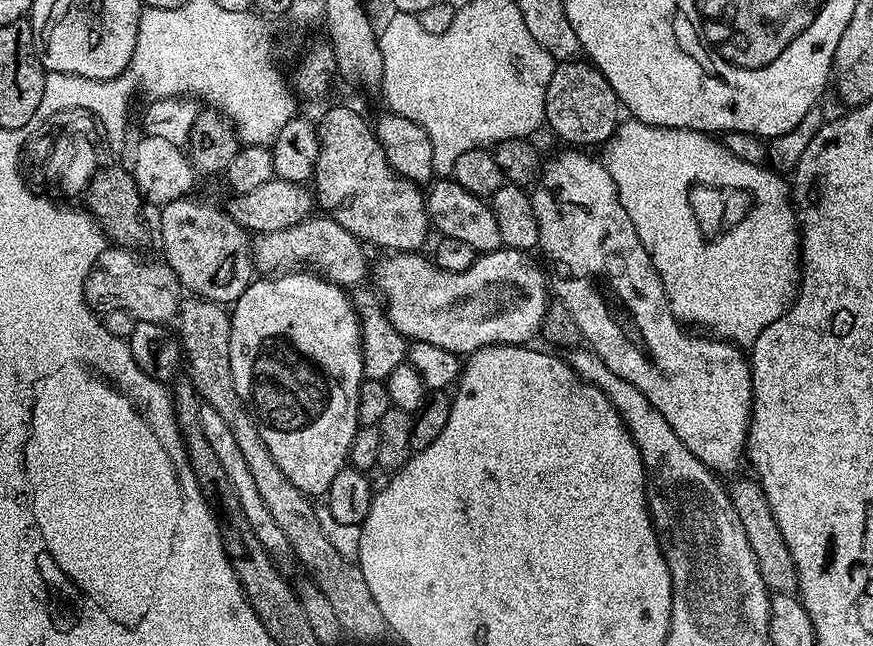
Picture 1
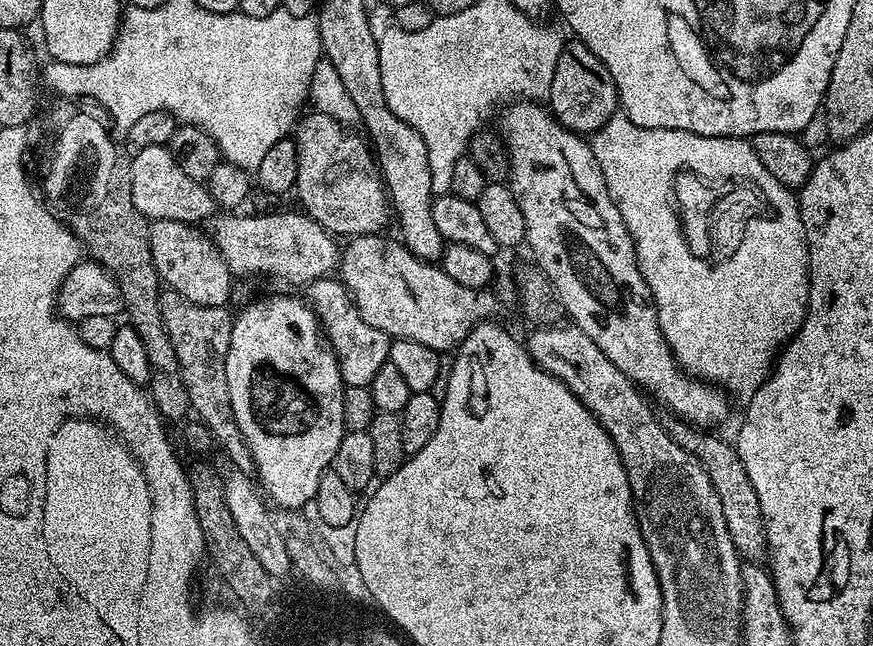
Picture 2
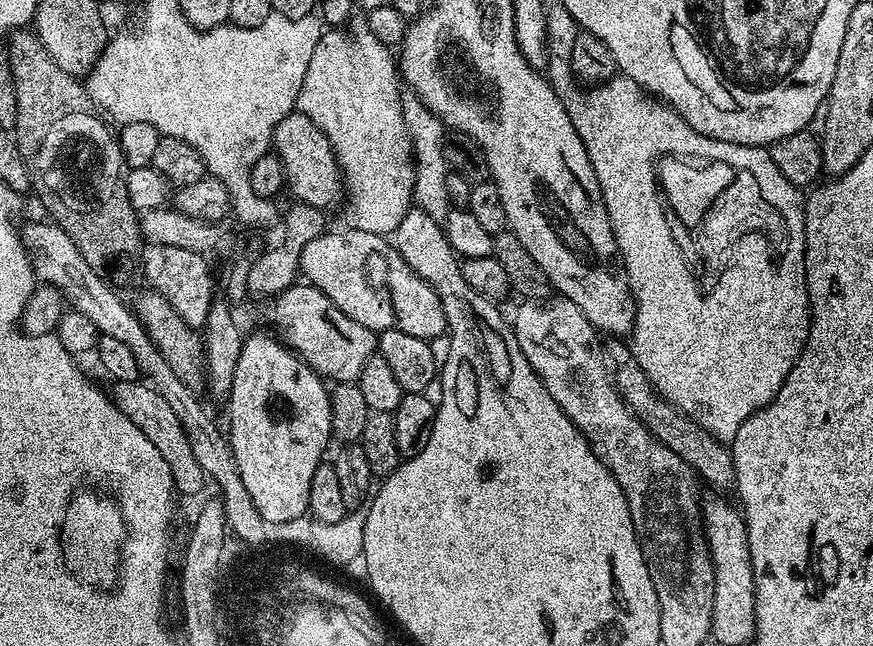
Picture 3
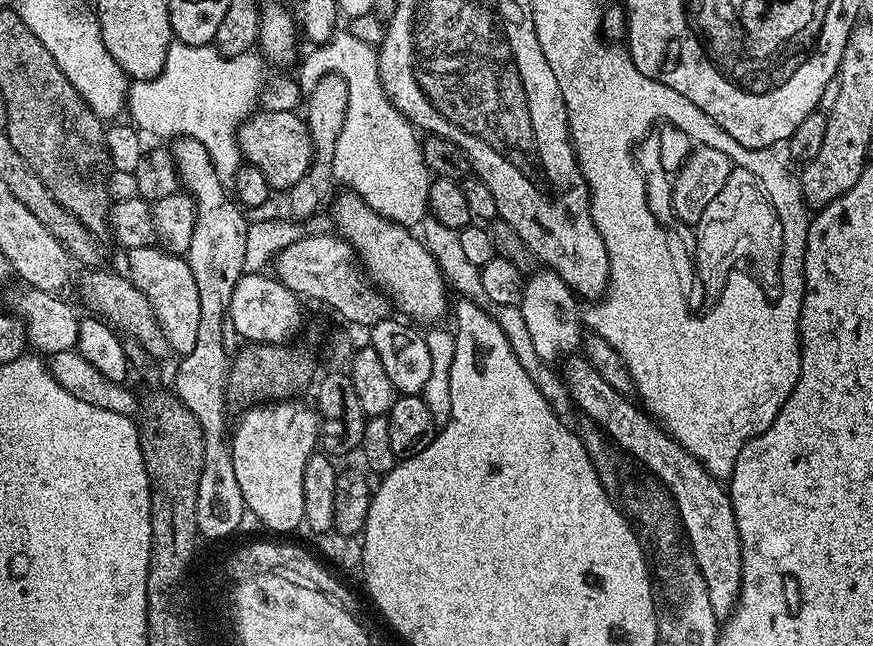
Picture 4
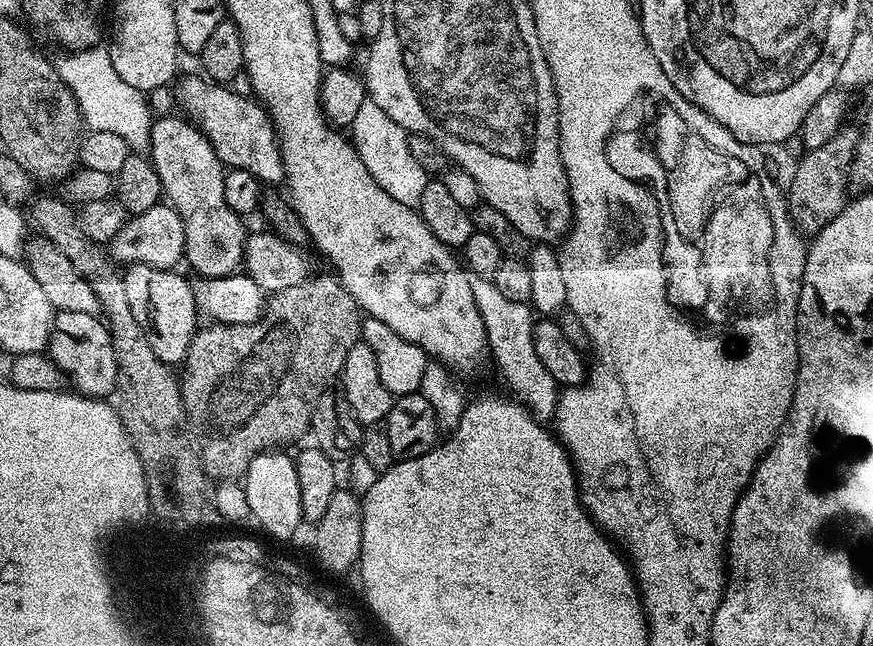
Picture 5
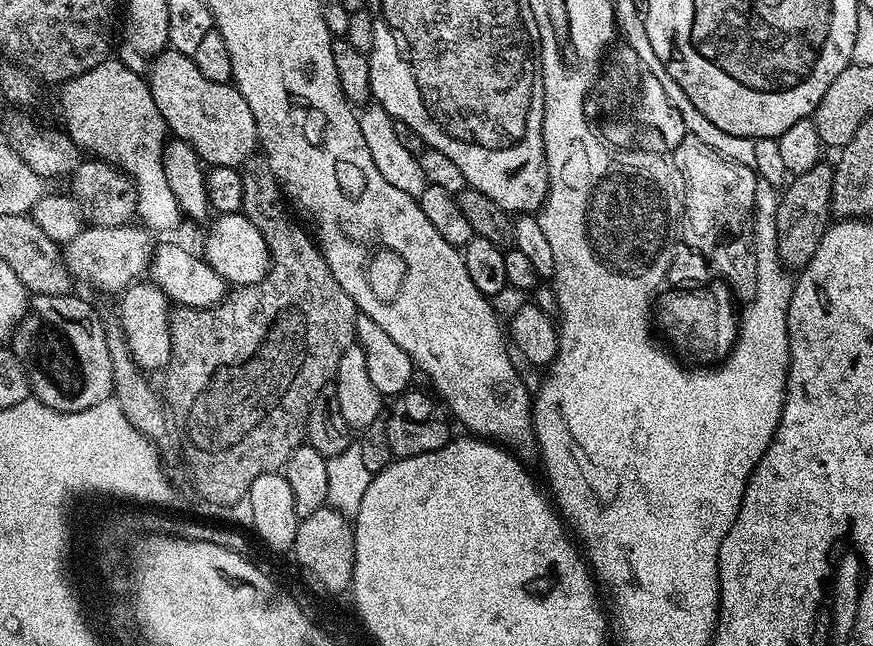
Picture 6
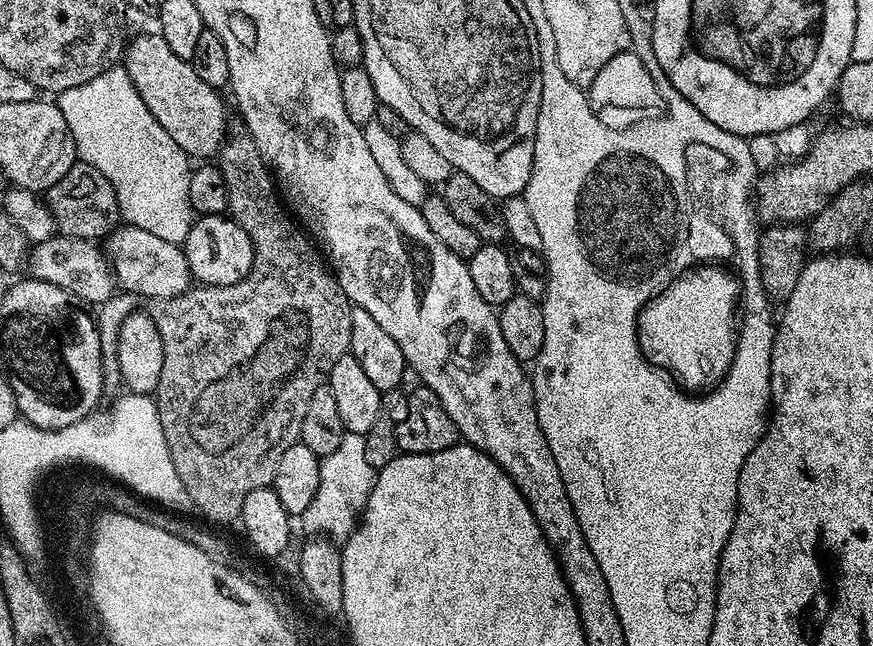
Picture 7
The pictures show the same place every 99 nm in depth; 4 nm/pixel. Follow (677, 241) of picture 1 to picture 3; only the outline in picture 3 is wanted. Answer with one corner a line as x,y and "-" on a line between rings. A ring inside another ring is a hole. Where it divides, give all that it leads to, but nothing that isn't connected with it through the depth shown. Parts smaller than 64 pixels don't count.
563,3
547,5
546,76
566,106
570,122
574,122
574,130
578,130
578,138
582,138
586,154
590,154
594,174
598,174
598,186
602,190
608,221
614,230
618,259
624,265
628,288
636,303
636,320
632,323
630,333
632,353
634,358
638,358
638,366
646,370
646,378
654,382
656,392
662,394
666,402
670,402
680,412
685,412
716,439
731,442
734,434
738,434
738,426
742,426
746,418
750,418
759,408
765,408
776,397
782,382
786,382
796,359
802,354
804,343
808,341
810,305
808,283
804,281
801,266
804,254
804,200
801,189
782,178
767,147
751,148
745,144
731,144
698,134
698,130
691,128
674,109
649,96
629,76
617,74
611,80
585,90
572,75
572,51
577,31
576,20
569,16
-
559,20
564,20
564,28
-
667,155
695,158
697,161
708,160
712,164
728,163
735,170
752,174
766,202
779,212
788,212
785,220
792,220
792,228
786,232
788,262
779,268
772,261
769,237
762,232
753,232
736,245
731,264
705,296
699,292
699,287
682,286
678,258
672,256
674,247
670,234
673,225
668,224
670,216
662,203
657,183
657,161

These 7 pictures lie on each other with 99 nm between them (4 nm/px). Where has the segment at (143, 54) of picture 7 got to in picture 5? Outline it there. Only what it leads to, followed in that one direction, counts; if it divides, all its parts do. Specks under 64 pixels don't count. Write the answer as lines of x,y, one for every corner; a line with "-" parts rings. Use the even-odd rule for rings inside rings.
203,75
188,76
180,84
180,104
184,107
183,115
194,122
195,126
207,136
210,146
214,148
218,158
228,168
250,170
260,179
261,185
285,183
284,163
280,153
280,141
276,138
276,128
268,117
268,110
251,95
243,96
240,92
231,92
231,87
217,84

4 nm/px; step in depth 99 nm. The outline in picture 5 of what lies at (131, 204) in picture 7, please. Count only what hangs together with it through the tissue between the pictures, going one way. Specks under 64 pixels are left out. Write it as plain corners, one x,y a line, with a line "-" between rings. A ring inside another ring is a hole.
97,46
81,52
65,51
60,55
64,56
55,57
54,63
62,82
70,86
78,102
81,121
93,132
109,131
118,134
133,153
147,153
154,121
153,109
145,93
139,92
118,78
107,47

